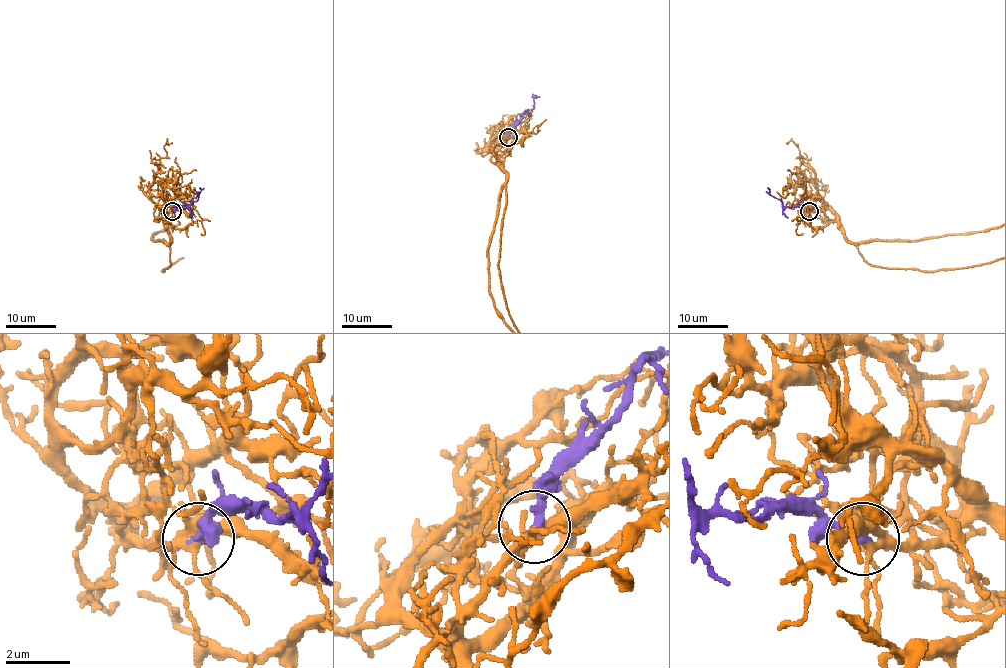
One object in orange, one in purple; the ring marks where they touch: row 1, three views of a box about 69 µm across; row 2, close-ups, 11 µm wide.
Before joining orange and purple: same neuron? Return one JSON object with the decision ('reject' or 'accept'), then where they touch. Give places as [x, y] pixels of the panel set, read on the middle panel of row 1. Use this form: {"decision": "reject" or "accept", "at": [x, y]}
{"decision": "accept", "at": [508, 137]}

